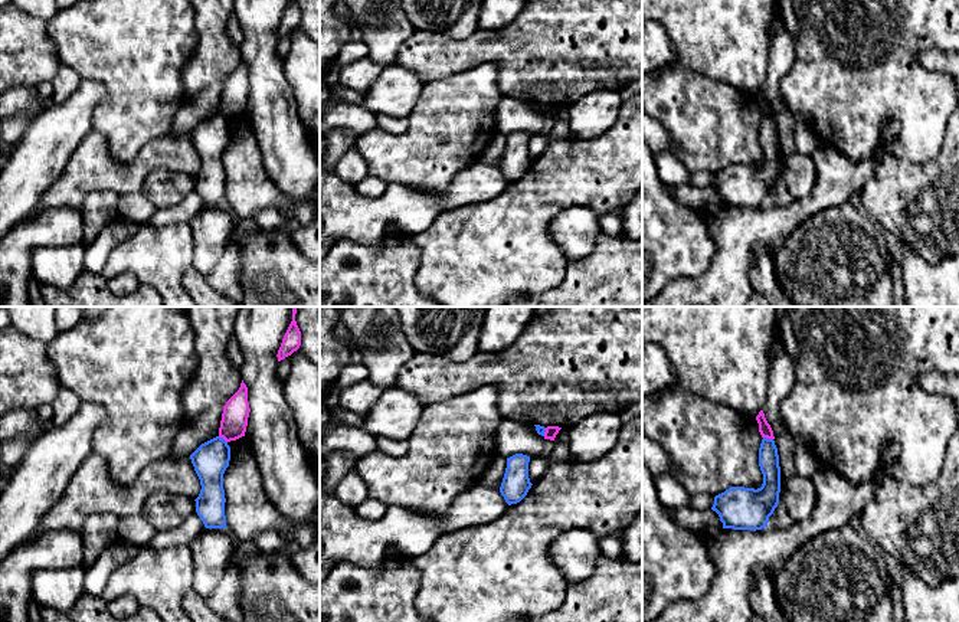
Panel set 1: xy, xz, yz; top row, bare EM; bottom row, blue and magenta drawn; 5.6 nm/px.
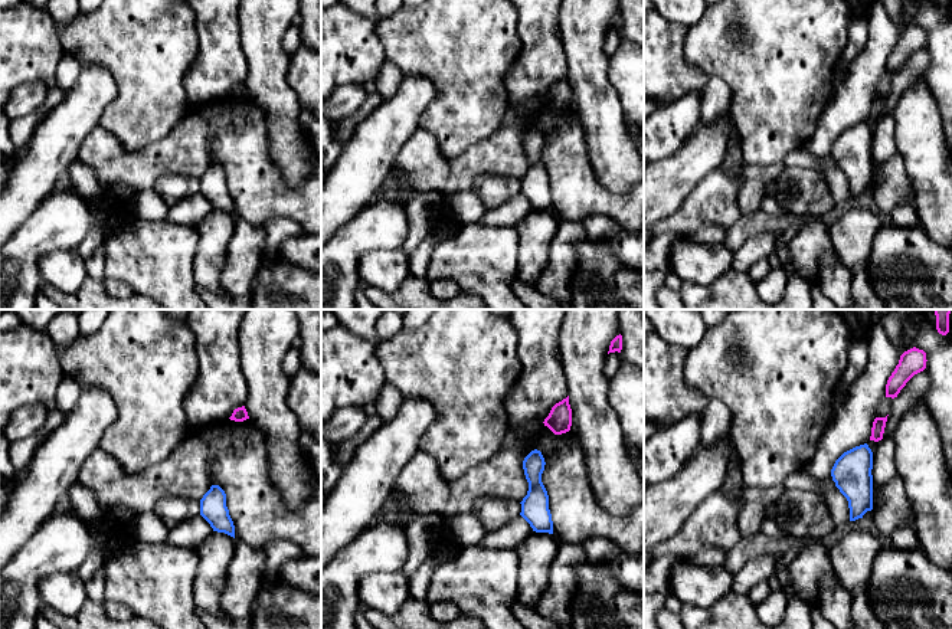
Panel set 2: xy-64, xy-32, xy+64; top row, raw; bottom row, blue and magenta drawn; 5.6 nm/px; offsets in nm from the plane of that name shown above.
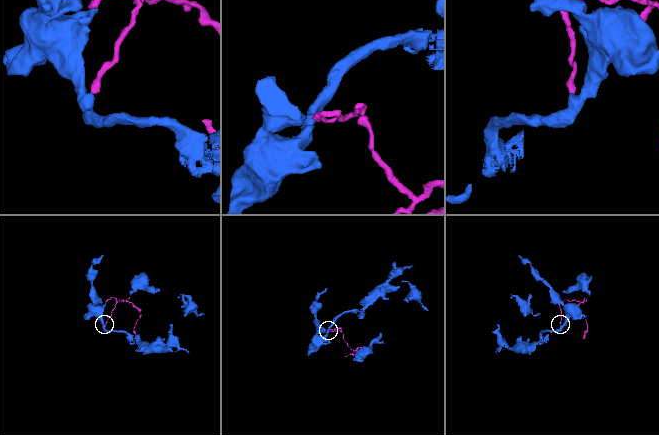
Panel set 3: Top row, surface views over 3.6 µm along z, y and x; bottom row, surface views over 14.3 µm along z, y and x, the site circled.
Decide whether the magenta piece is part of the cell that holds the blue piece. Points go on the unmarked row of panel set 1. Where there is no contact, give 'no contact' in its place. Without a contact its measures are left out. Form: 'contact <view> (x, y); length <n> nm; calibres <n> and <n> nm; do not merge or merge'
contact yz (766, 115); length 60 nm; calibres 110 and 70 nm; do not merge

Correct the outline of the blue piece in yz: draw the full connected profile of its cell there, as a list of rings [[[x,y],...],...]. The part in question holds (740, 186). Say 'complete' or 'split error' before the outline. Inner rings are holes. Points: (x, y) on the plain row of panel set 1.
complete; [[[763,115],[759,125],[759,144],[763,151],[760,166],[730,164],[714,174],[711,184],[723,206],[762,207],[779,181],[780,144],[773,117]]]

